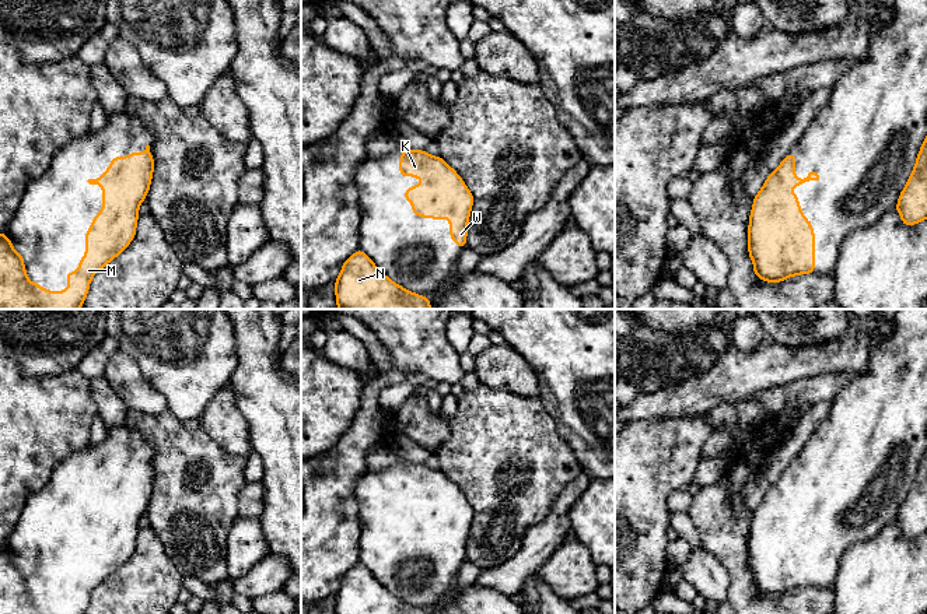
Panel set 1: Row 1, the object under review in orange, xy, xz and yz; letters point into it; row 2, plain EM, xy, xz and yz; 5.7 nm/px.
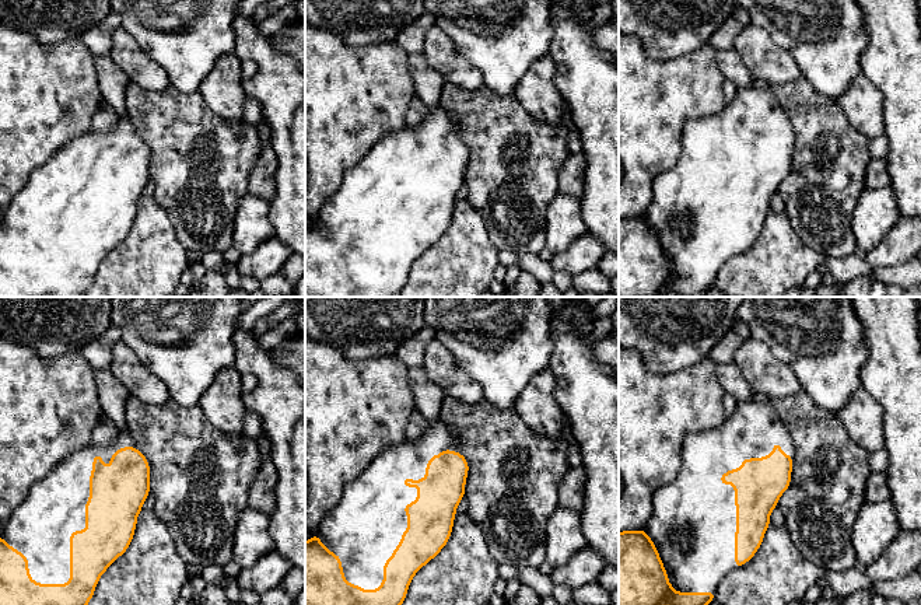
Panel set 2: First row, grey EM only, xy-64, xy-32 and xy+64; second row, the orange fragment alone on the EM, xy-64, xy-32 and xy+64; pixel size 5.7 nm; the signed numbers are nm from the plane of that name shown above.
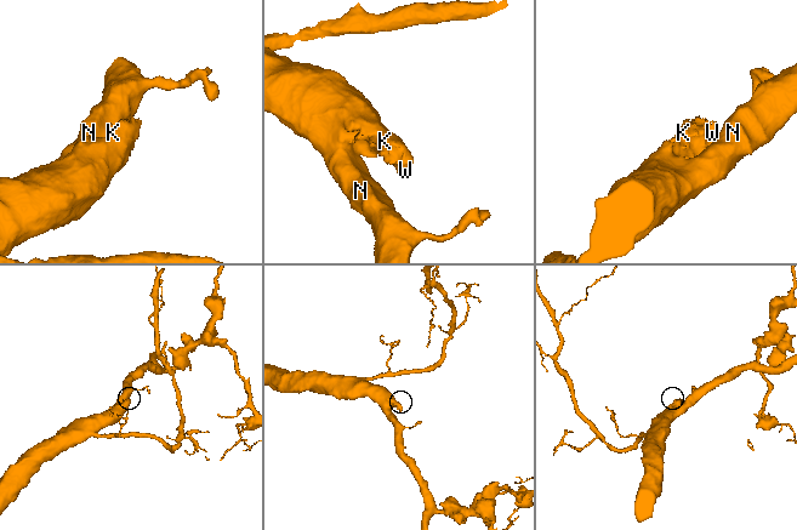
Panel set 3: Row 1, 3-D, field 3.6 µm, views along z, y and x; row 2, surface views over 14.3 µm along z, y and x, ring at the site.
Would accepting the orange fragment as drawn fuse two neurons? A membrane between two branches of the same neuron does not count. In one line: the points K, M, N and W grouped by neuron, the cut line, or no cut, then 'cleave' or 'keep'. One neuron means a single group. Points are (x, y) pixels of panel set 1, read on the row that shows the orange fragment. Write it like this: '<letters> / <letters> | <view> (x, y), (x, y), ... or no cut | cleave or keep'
K M N W | no cut | keep

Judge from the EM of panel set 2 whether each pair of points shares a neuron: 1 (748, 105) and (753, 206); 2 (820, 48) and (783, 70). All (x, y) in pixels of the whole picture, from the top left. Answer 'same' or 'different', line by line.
1: same
2: different

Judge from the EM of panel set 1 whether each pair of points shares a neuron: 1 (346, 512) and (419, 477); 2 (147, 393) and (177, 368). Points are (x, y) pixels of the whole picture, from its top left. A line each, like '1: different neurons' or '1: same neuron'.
1: different neurons
2: different neurons

